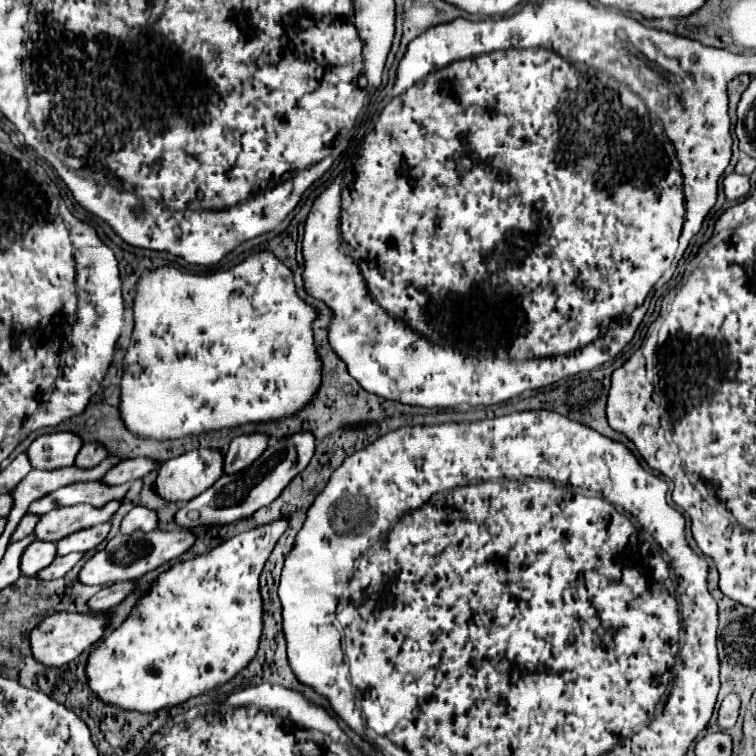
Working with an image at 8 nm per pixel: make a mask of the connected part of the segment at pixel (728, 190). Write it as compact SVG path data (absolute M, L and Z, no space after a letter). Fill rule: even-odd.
M732 173L732 175L724 177L724 193L726 193L728 201L738 201L738 199L746 197L748 191L750 191L750 183L748 183L746 175Z

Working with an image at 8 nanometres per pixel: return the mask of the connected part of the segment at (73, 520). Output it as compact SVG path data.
M108 501L104 507L92 507L92 505L74 505L74 507L60 507L52 513L46 513L40 517L36 525L36 537L42 541L58 543L60 539L100 523L106 523L112 519L112 515L120 509L122 501Z

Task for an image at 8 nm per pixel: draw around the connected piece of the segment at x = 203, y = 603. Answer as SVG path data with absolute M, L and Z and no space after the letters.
M282 513L272 523L240 533L212 551L190 561L176 563L172 569L162 573L152 591L138 601L138 607L122 623L122 627L110 633L88 657L86 673L90 689L98 693L104 703L148 713L184 703L190 697L230 681L256 655L262 633L262 597L258 577L288 525L288 515Z

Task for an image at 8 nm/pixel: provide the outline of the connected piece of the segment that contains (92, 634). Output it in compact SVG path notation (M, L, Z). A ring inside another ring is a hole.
M54 613L40 621L36 629L30 633L30 645L34 659L48 667L62 667L82 655L88 647L102 639L104 629L110 625L110 613Z

